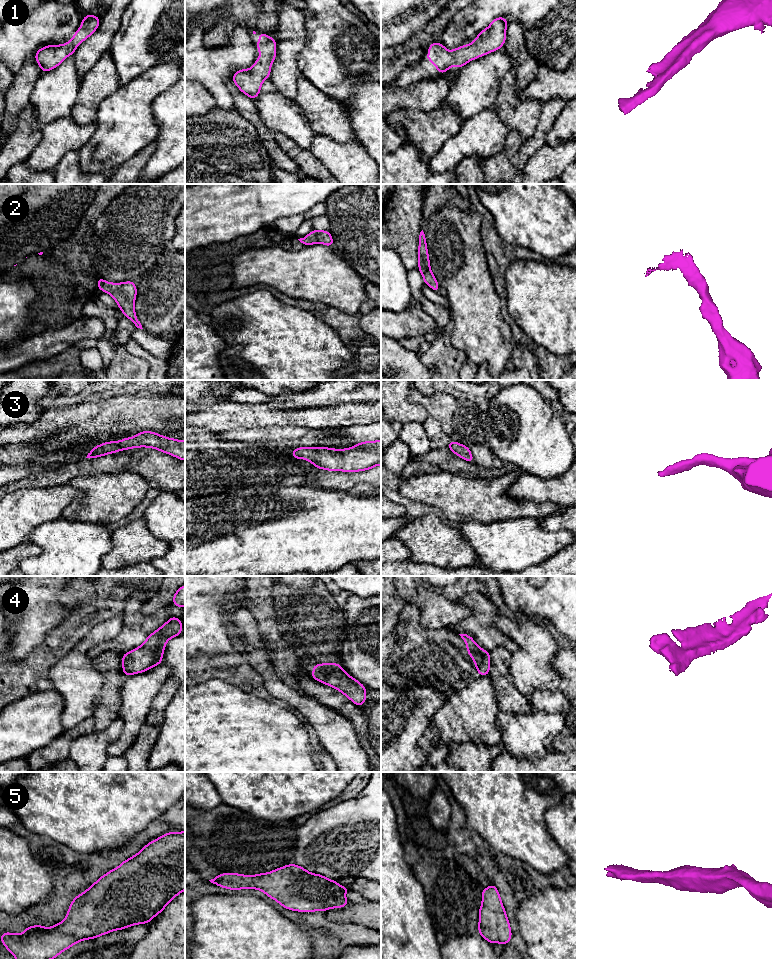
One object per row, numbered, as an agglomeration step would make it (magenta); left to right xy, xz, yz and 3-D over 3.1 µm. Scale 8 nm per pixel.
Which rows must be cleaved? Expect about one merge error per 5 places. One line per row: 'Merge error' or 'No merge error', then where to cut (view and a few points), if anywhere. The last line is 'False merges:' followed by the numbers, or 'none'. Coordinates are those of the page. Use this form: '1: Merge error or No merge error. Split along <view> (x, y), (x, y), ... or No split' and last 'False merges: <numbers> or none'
1: No merge error. No split
2: No merge error. No split
3: No merge error. No split
4: No merge error. No split
5: No merge error. No split
False merges: none

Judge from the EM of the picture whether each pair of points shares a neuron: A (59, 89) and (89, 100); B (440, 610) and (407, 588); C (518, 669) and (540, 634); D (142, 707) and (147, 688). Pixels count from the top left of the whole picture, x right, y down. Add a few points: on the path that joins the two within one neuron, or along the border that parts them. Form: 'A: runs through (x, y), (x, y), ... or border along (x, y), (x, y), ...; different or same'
A: border along (81, 78), (77, 98), (69, 115); different
B: runs through (432, 606), (415, 595); same
C: runs through (527, 660), (536, 651), (536, 643); same
D: runs through (142, 702), (142, 693); same

